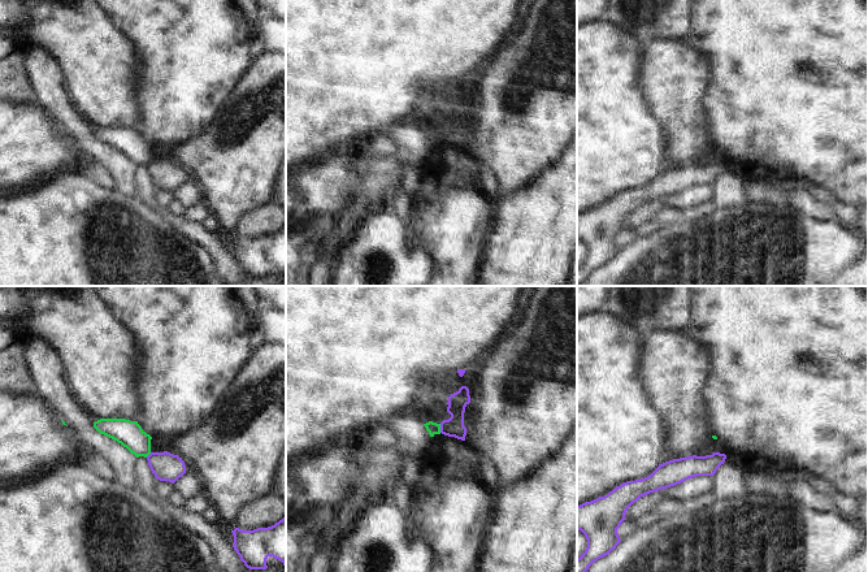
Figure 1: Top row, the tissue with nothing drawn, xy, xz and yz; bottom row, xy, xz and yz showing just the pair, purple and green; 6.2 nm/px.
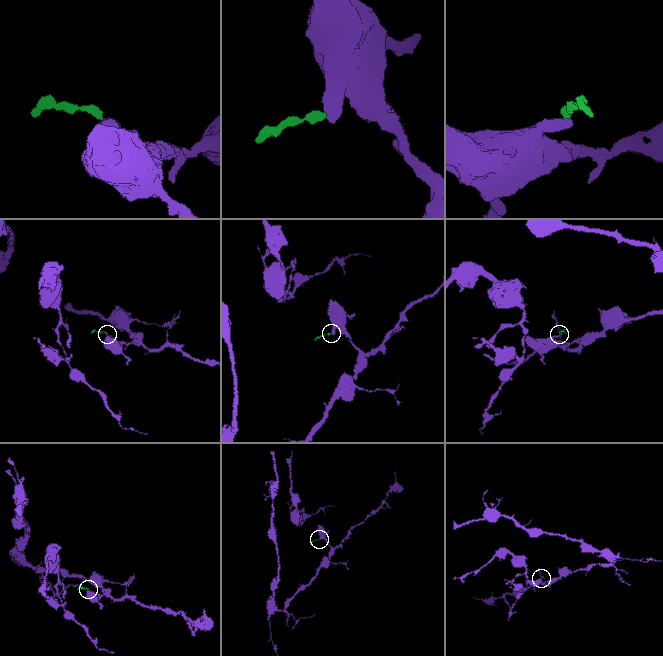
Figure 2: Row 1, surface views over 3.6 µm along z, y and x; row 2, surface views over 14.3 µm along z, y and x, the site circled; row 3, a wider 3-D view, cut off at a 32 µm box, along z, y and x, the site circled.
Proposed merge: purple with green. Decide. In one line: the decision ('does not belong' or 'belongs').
does not belong

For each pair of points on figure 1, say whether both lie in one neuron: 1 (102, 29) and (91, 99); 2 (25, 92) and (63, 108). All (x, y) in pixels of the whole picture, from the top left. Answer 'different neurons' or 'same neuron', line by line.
1: same neuron
2: different neurons

